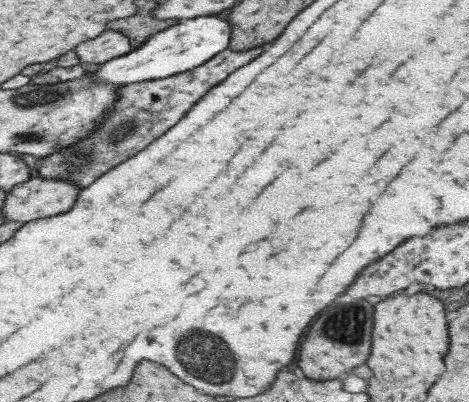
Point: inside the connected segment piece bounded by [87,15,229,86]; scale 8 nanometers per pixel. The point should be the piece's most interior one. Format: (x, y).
(187, 44)

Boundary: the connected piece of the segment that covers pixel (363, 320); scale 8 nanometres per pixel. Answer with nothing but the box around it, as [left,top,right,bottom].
[297,300,373,380]

